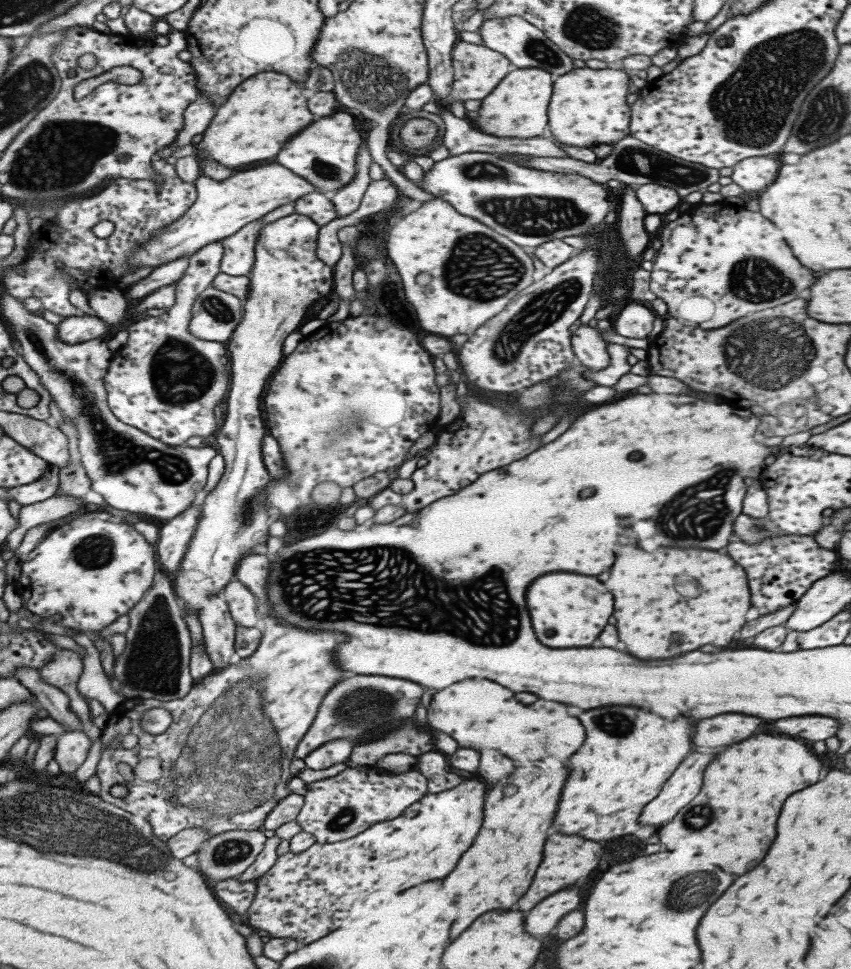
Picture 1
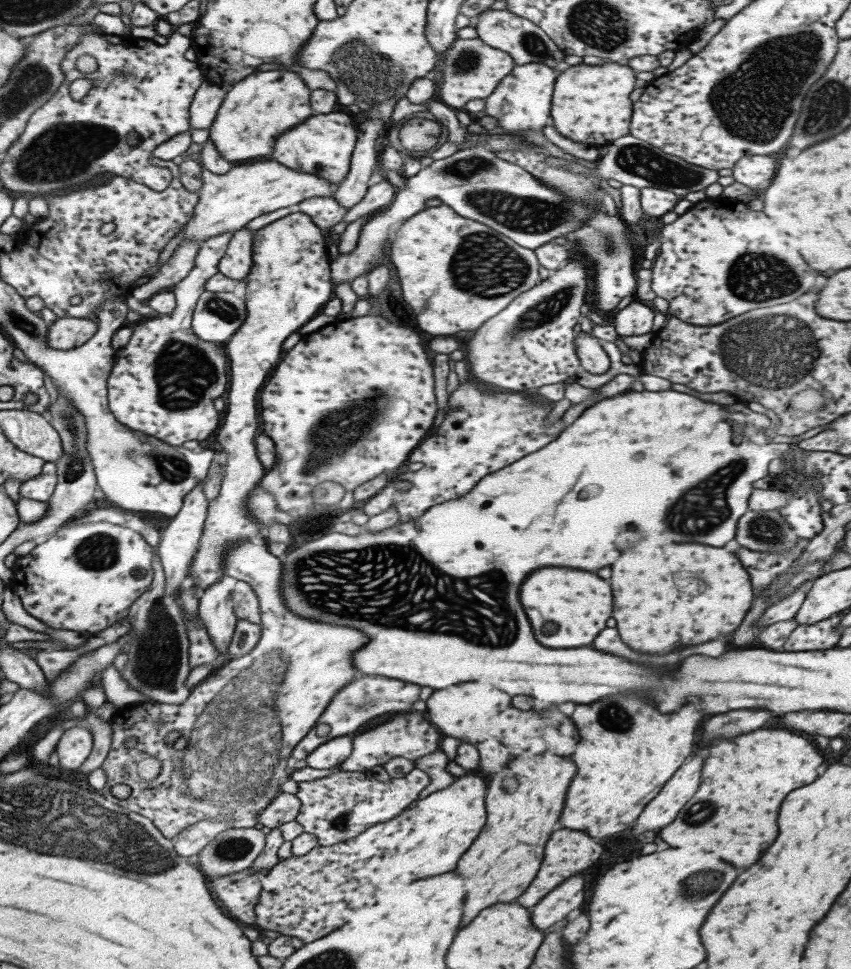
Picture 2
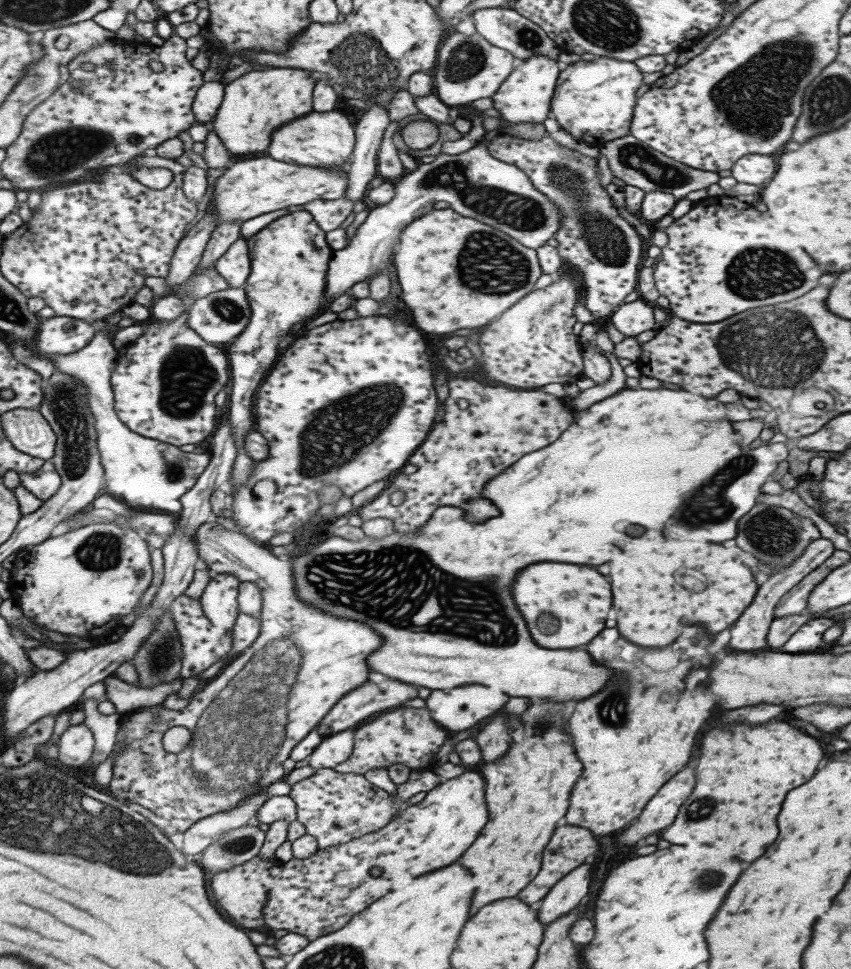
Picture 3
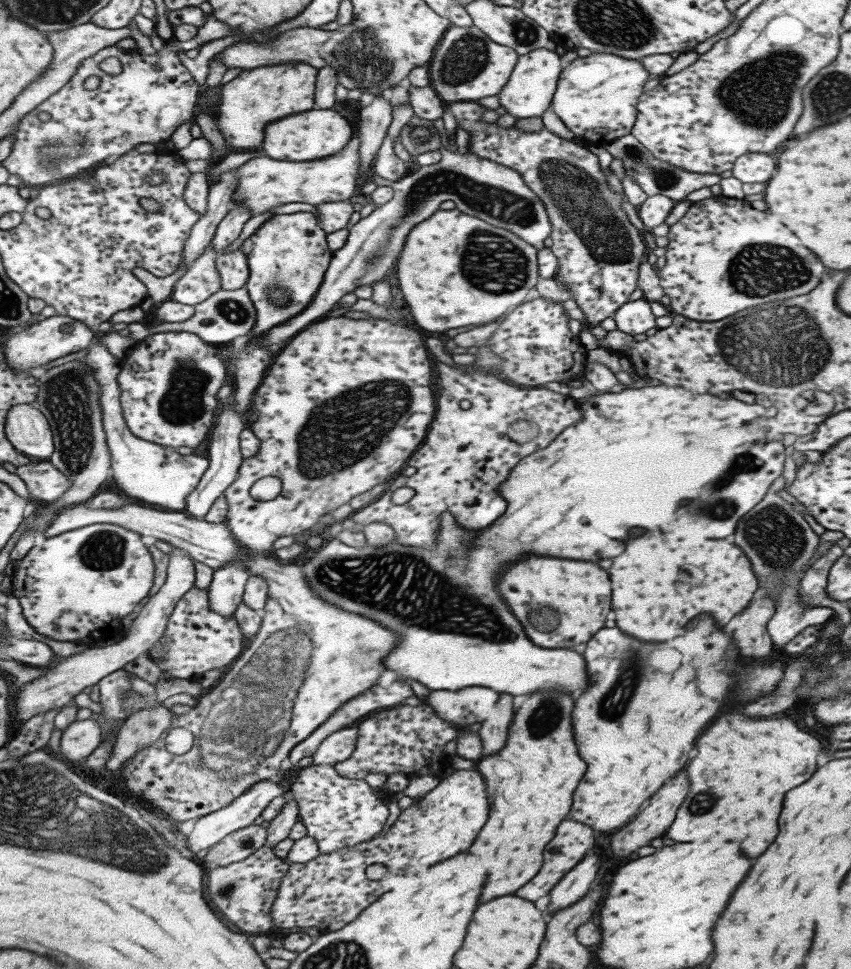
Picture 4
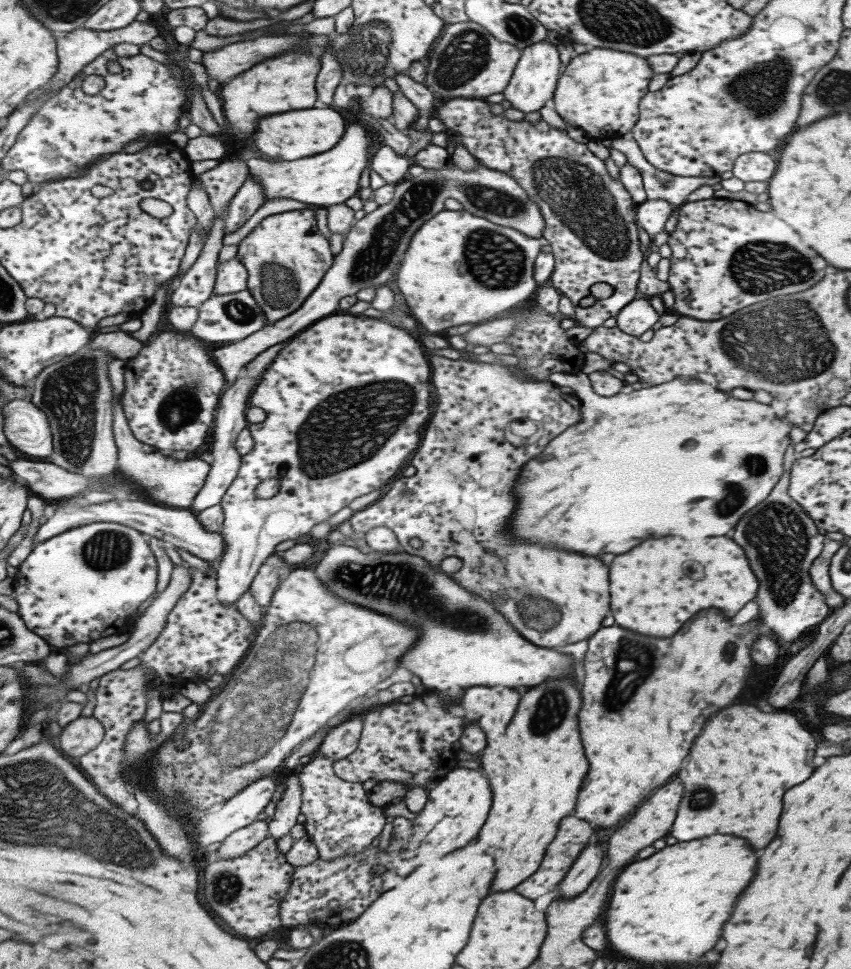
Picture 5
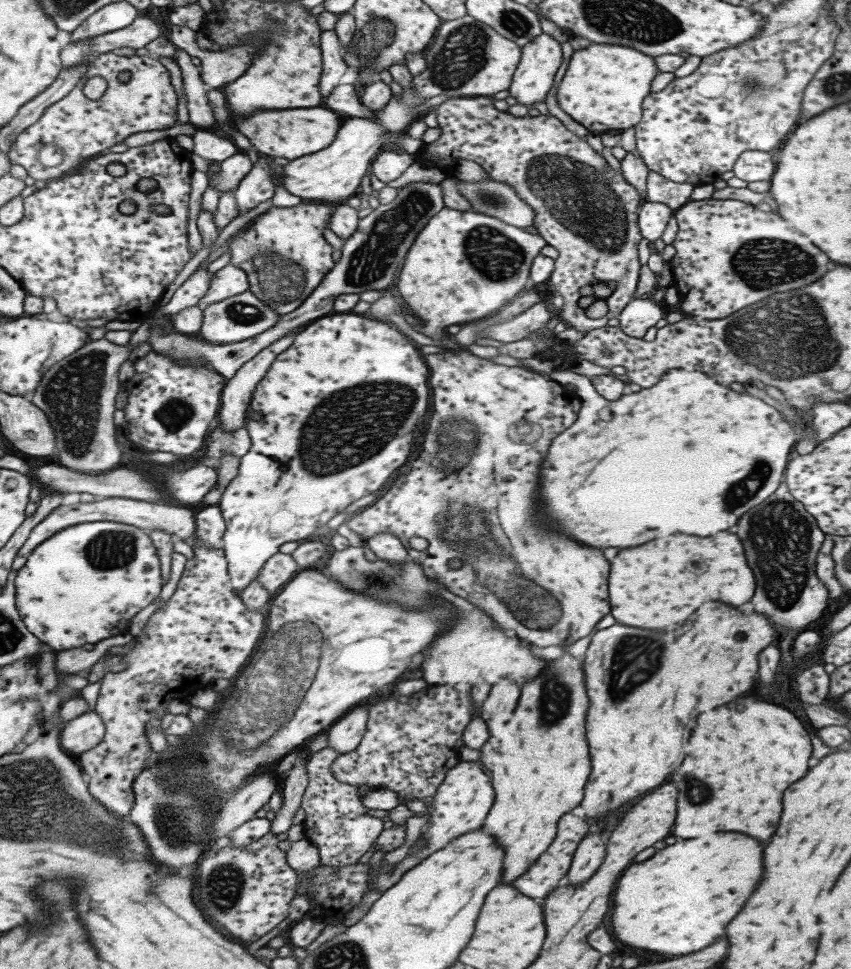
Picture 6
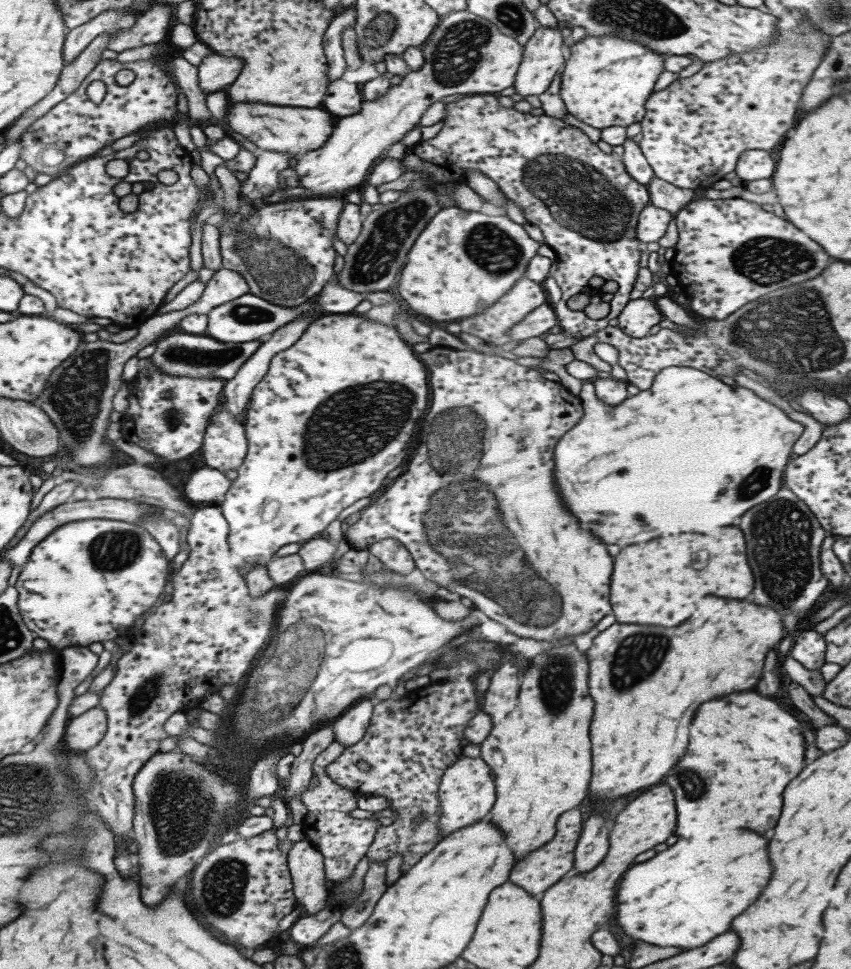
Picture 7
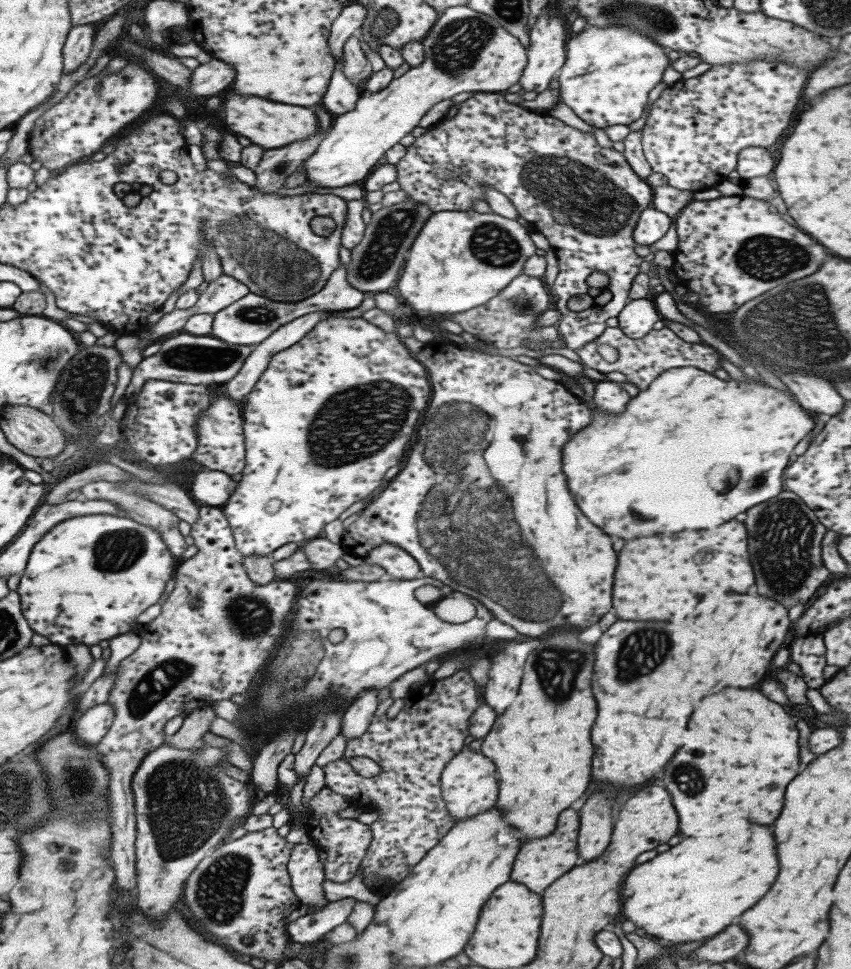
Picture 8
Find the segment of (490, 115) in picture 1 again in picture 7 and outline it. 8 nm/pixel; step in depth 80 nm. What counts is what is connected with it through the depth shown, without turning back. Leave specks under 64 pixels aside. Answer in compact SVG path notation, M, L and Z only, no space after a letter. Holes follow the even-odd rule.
M538 25L522 46L522 59L512 84L514 92L522 97L541 94L563 66L565 52L560 28Z

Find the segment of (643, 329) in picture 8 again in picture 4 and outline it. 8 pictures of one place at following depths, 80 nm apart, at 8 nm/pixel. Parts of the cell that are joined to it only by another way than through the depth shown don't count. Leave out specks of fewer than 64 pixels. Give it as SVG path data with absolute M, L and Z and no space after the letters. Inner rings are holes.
M640 298L622 304L613 313L612 319L619 332L633 336L653 328L655 317L649 309L649 301Z

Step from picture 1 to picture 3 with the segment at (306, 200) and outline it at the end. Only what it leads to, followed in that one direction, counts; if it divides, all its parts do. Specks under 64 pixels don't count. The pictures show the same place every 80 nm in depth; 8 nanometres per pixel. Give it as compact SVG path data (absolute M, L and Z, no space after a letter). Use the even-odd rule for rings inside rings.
M347 198L315 200L302 205L303 211L311 214L313 221L323 233L335 230L351 214L353 203Z

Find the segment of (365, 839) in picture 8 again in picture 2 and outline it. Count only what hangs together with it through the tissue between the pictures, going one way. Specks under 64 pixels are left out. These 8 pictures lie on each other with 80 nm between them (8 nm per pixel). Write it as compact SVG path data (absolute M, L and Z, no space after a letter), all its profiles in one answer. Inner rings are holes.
M414 766L403 778L391 778L389 783L373 779L369 776L368 771L347 772L341 770L311 781L298 782L298 789L294 796L299 799L300 808L294 820L302 826L305 833L316 836L319 846L331 846L349 840L375 824L395 818L407 808L406 806L409 806L409 803L417 799L417 794L429 784L429 781L429 775Z

